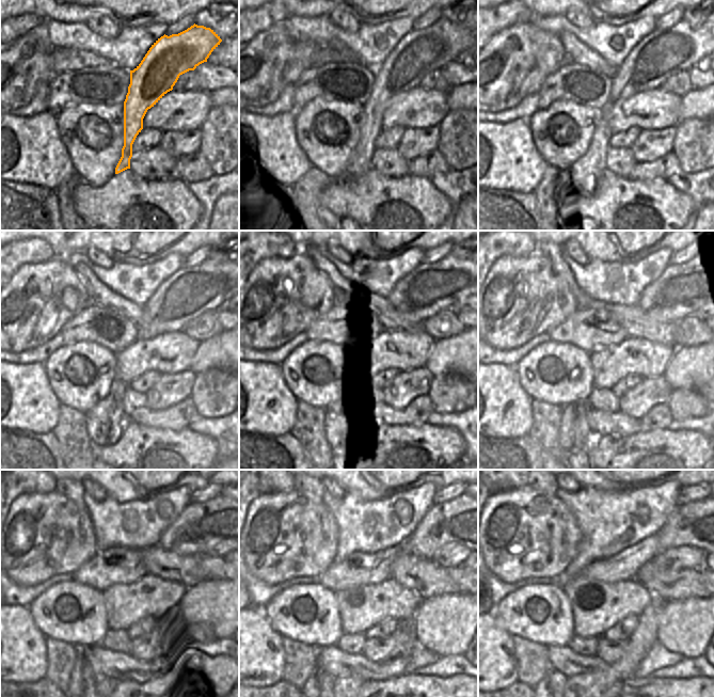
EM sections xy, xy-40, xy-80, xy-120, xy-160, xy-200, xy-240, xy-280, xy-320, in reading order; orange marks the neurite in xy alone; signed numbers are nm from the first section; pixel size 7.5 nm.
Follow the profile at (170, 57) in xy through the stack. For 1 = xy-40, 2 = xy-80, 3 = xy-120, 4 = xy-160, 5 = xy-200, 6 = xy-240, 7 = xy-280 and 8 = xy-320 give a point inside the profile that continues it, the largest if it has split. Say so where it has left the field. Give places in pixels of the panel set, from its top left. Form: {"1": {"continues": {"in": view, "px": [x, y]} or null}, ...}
{"1": {"continues": {"in": "xy-40", "px": [421, 51]}}, "2": {"continues": {"in": "xy-80", "px": [662, 53]}}, "3": {"continues": {"in": "xy-120", "px": [190, 291]}}, "4": {"continues": {"in": "xy-160", "px": [432, 287]}}, "5": {"continues": {"in": "xy-200", "px": [680, 289]}}, "6": {"continues": {"in": "xy-240", "px": [200, 526]}}, "7": {"continues": {"in": "xy-280", "px": [456, 522]}}, "8": {"continues": {"in": "xy-320", "px": [695, 524]}}}

